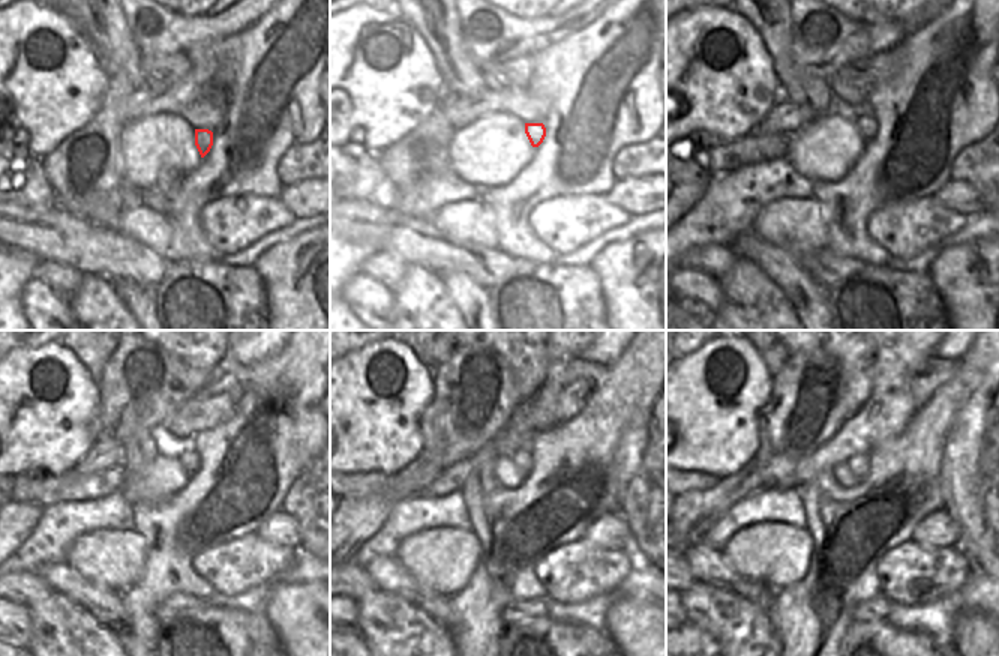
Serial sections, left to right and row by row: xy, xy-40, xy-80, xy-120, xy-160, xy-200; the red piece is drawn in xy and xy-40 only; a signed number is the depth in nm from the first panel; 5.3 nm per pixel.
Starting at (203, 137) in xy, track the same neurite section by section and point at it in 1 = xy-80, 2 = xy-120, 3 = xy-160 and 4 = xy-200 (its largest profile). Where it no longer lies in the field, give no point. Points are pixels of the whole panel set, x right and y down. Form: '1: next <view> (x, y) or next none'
1: next xy-80 (867, 126)
2: next xy-120 (189, 461)
3: next xy-160 (522, 460)
4: next xy-200 (860, 464)

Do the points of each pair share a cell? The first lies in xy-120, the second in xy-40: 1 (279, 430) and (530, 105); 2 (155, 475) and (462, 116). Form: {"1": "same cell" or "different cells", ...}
{"1": "different cells", "2": "different cells"}

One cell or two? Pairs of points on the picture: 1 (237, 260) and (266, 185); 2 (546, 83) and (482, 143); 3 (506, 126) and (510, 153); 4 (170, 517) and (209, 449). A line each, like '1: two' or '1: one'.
1: two
2: two
3: one
4: one

